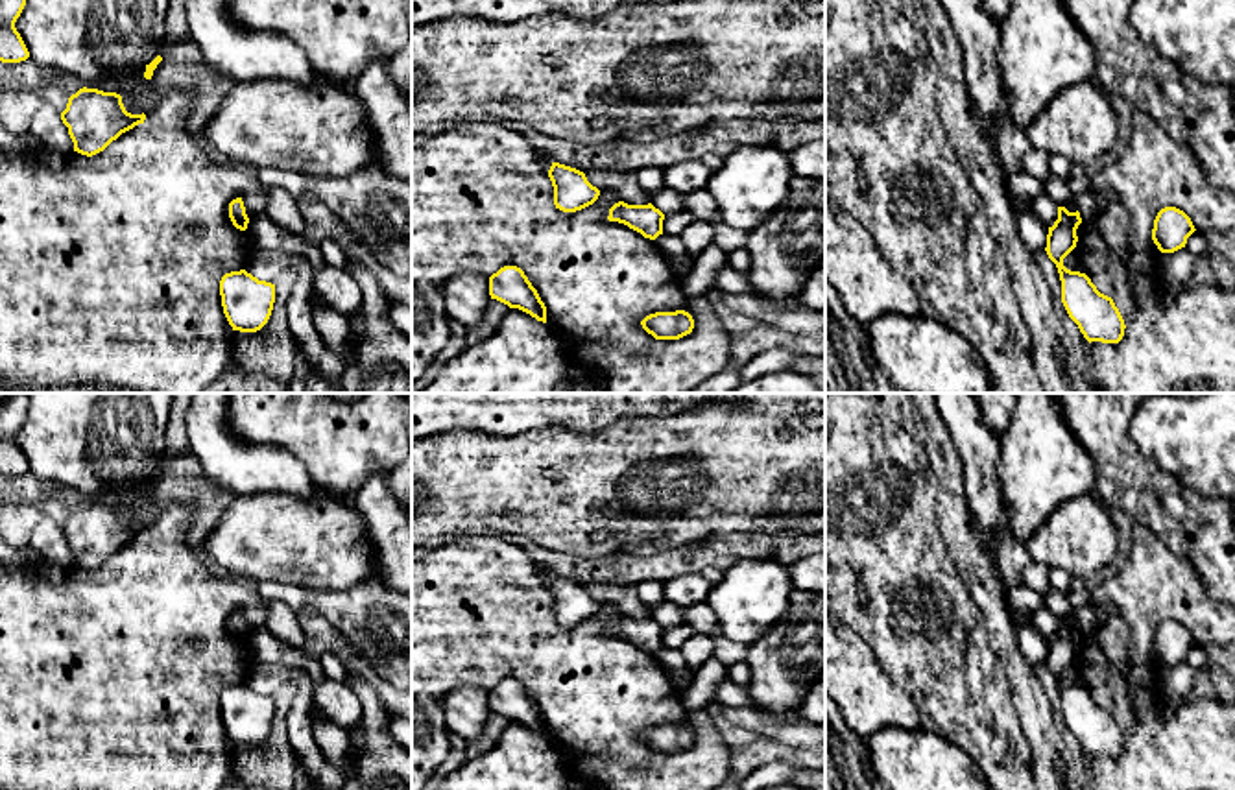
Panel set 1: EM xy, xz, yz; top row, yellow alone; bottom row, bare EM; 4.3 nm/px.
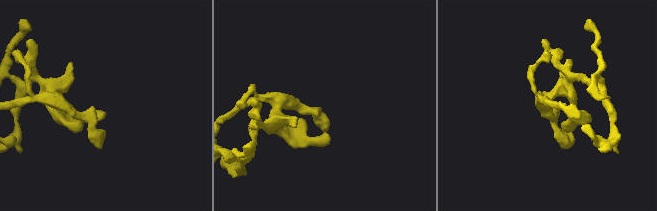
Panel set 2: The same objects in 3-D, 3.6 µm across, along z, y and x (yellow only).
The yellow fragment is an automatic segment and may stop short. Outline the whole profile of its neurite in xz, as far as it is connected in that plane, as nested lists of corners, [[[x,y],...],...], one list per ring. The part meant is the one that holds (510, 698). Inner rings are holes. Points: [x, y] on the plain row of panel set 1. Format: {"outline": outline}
{"outline": [[[504,679],[489,690],[489,709],[510,722],[519,722],[537,735],[546,736],[546,720],[524,685],[517,679]]]}

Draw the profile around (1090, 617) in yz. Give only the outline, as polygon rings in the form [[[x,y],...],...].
[[[1091,602],[1074,609],[1076,624],[1084,637],[1100,628],[1113,613],[1113,607],[1106,602]]]

